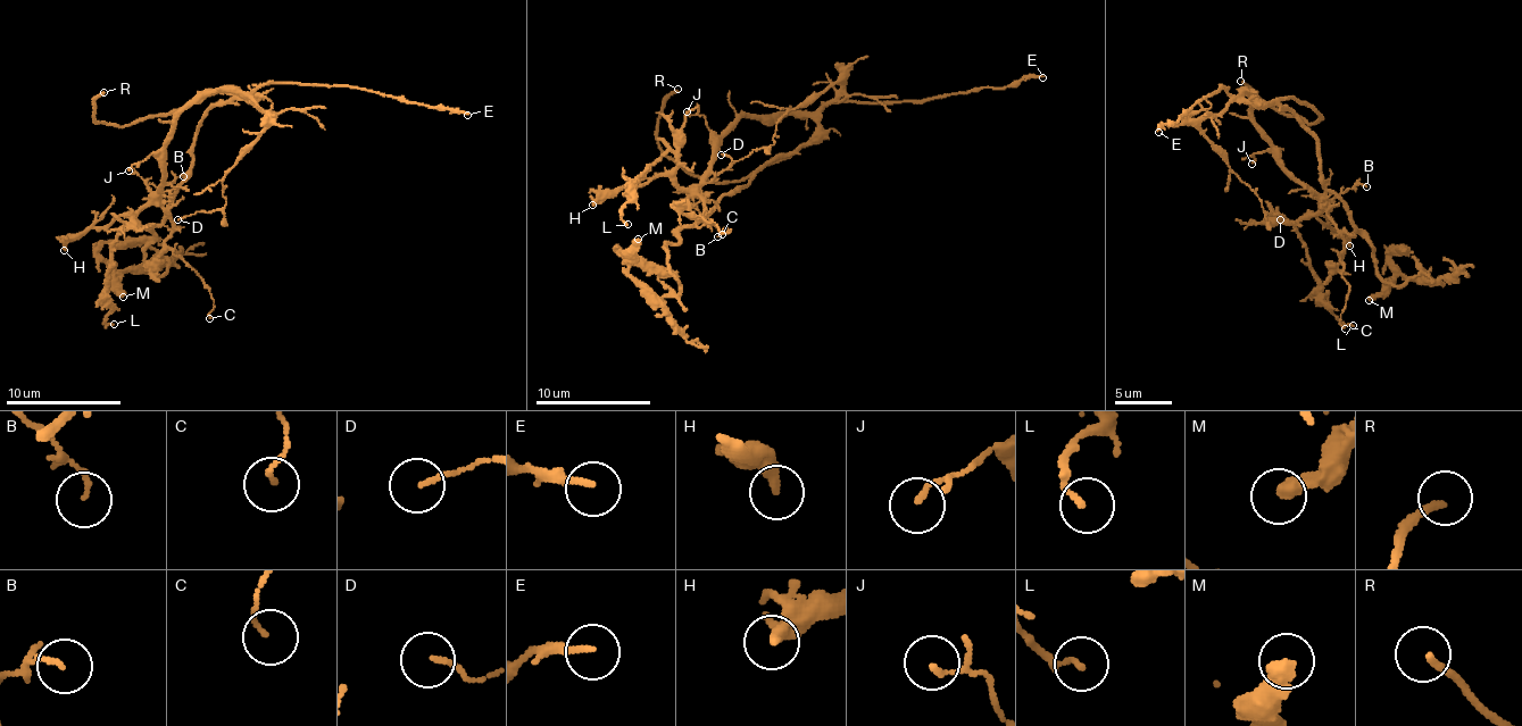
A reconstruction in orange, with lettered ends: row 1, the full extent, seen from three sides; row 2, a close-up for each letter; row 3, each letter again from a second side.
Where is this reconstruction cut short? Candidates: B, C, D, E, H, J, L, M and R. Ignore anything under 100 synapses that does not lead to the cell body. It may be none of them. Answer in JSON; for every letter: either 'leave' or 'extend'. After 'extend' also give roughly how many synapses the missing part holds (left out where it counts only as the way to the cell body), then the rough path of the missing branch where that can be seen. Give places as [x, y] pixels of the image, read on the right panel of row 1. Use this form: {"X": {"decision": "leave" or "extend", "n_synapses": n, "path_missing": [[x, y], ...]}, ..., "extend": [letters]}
{"B": {"decision": "leave"}, "C": {"decision": "leave"}, "D": {"decision": "leave"}, "E": {"decision": "leave"}, "H": {"decision": "leave"}, "J": {"decision": "leave"}, "L": {"decision": "leave"}, "M": {"decision": "leave"}, "R": {"decision": "extend", "path_missing": [[1240, 81], [1187, 74], [1175, 58], [1178, 42], [1223, 11]]}, "extend": ["R"]}

